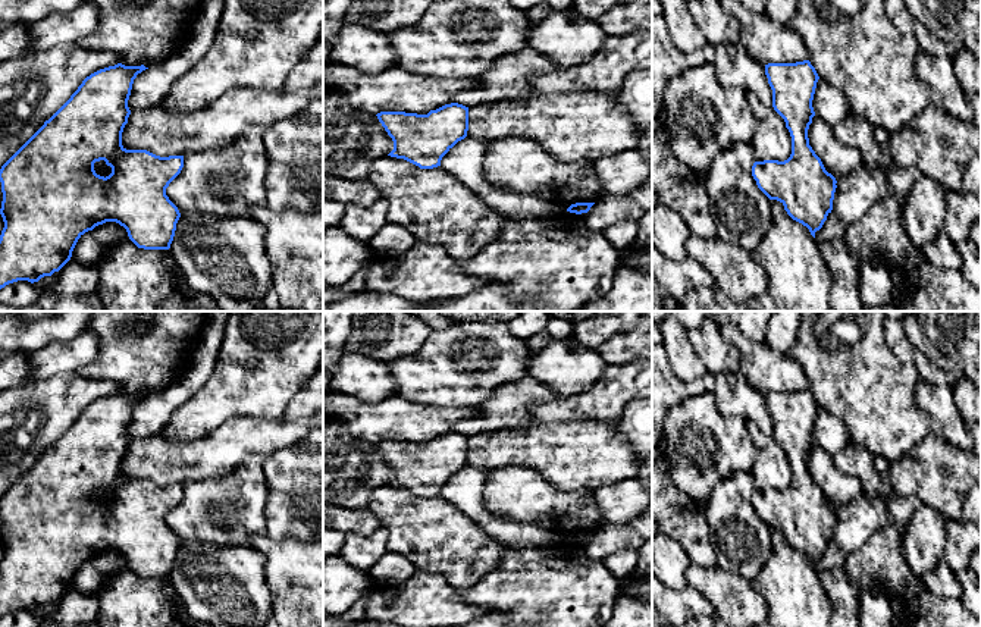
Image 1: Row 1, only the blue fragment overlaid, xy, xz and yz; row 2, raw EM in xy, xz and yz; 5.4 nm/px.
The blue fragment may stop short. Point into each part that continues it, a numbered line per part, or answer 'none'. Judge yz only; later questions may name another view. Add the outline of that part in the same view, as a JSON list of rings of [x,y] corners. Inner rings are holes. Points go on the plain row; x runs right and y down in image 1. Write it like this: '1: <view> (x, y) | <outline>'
1: yz (830, 432) | [[[821,407],[817,411],[812,436],[815,443],[825,449],[831,457],[850,442],[844,421]]]

